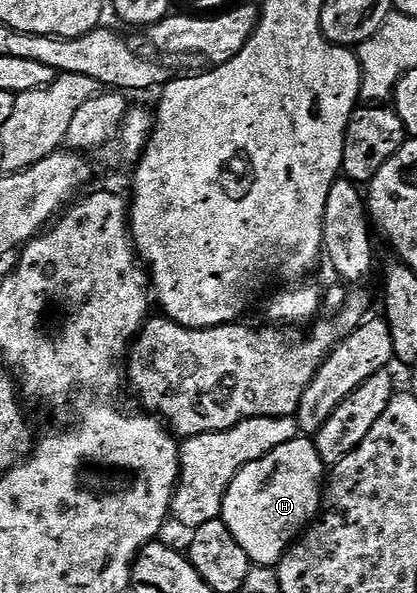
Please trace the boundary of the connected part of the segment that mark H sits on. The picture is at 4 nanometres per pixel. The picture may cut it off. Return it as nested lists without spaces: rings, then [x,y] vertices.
[[[316,444],[292,449],[288,450],[290,453],[286,457],[278,459],[273,474],[261,486],[234,483],[226,491],[222,503],[220,520],[225,521],[229,528],[226,529],[228,536],[237,540],[254,566],[273,567],[280,562],[284,549],[288,547],[289,537],[294,535],[294,529],[310,518],[314,505],[321,498],[327,466],[321,462]]]

